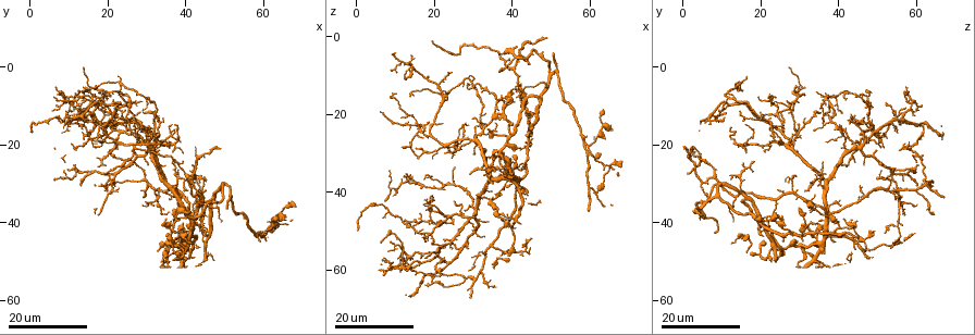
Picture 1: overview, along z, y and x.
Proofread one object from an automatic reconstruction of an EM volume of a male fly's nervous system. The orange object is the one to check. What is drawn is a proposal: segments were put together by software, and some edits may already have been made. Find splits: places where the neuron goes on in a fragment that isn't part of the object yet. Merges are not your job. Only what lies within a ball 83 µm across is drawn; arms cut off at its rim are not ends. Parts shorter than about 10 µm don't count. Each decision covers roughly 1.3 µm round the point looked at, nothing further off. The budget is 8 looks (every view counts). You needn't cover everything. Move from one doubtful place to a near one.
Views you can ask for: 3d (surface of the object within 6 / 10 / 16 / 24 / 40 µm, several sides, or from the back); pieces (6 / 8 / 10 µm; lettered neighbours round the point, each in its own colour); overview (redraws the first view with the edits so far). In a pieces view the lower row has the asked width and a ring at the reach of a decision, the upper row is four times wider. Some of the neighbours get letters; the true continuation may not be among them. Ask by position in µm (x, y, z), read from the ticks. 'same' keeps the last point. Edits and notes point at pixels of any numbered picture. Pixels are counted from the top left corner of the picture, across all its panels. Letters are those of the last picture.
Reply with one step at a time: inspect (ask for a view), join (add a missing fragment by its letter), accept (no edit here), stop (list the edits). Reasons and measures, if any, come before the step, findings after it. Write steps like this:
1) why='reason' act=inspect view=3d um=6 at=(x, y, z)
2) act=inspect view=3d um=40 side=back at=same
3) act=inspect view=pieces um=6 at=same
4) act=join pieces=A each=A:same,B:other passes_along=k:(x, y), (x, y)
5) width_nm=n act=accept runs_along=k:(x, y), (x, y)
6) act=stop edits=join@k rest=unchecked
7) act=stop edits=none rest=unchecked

why='an open end' act=inspect view=3d um=24 at=(29.0, 11.5, 35.0)

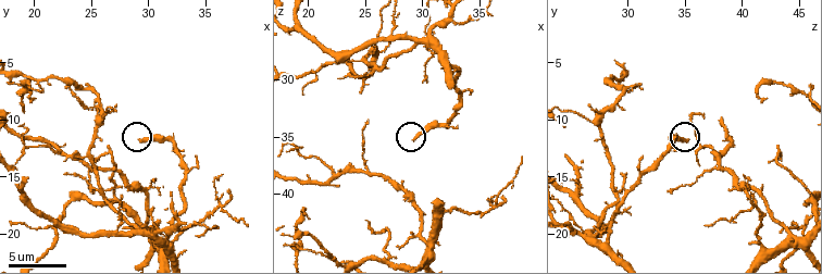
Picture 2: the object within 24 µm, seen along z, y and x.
act=inspect view=pieces um=10 at=(29.4, 12.0, 35.4)

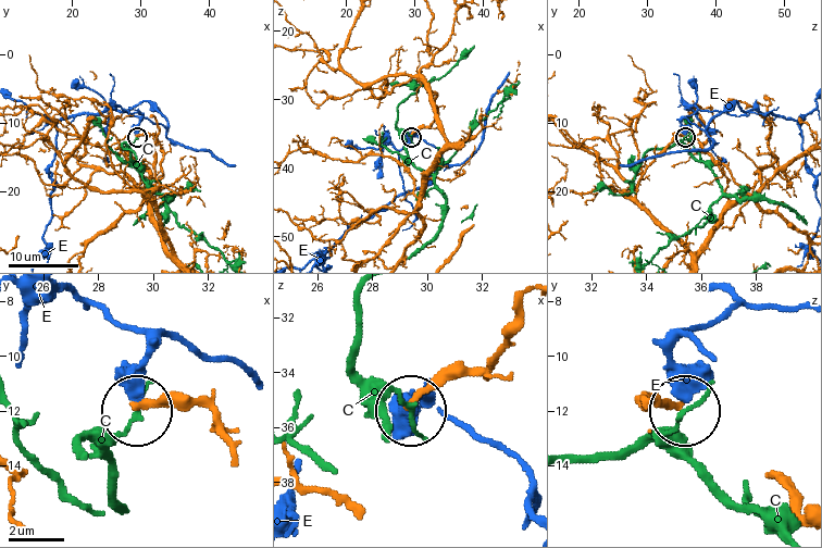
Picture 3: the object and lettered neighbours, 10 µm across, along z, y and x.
act=accept each=C:other,E:other runs_along=3:(658, 221), (637, 200), (636, 187), (673, 137), (683, 136) found='no lettered fragment goes on from it'

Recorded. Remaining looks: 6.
why='thin end' act=inspect view=3d um=24 at=(12.0, 21.5, 56.0)

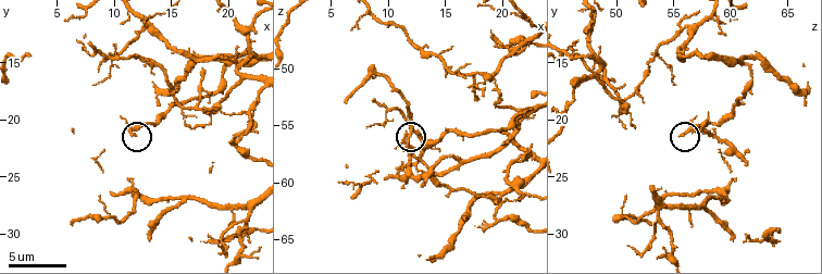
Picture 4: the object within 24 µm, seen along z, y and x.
why='what lies round it' act=inspect view=pieces um=10 at=(11.4, 21.2, 55.8)

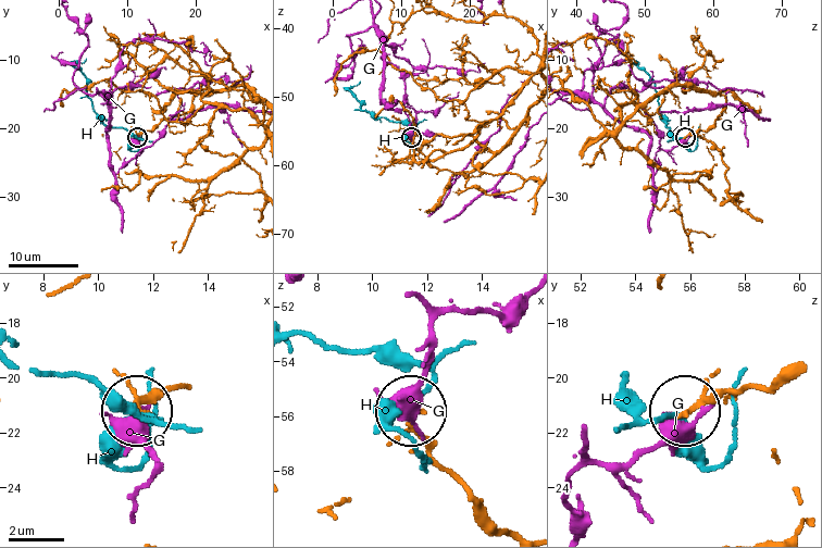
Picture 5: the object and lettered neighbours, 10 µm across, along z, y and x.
act=accept each=G:other,H:other runs_along=5:(772, 376), (717, 394), (684, 412) found='no lettered fragment goes on from it'

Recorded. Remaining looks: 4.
why='tapers out' act=inspect view=3d um=16 at=(32.5, 47.5, 35.5)

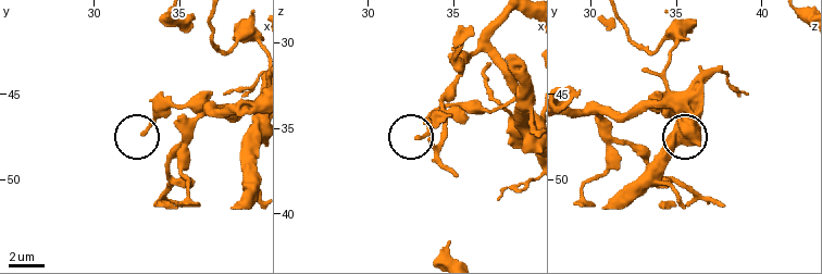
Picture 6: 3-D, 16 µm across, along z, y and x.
act=inspect view=pieces um=6 at=(32.8, 47.3, 35.5)

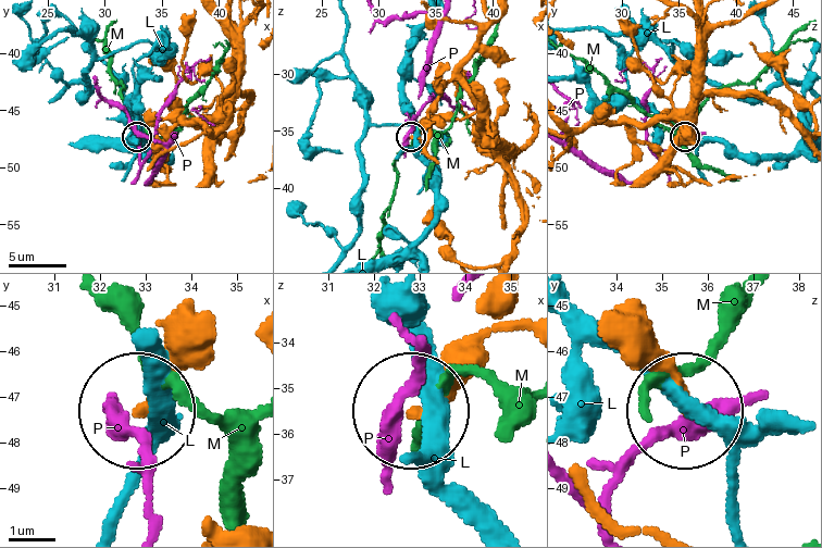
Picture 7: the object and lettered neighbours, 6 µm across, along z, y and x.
width_nm=170 act=accept each=L:other,M:other,P:other runs_along=7:(211, 344), (145, 409) found='no lettered fragment goes on from it'

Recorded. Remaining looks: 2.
act=inspect view=3d um=24 at=(45.0, 34.5, 7.0)

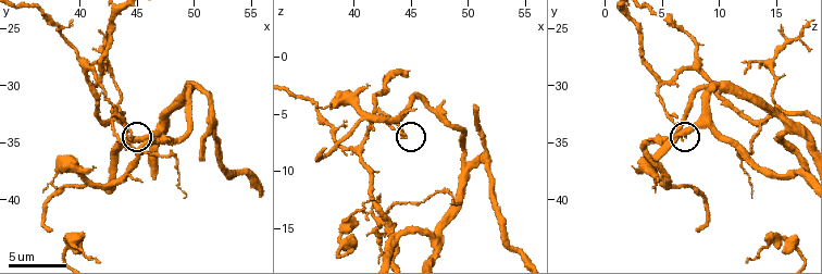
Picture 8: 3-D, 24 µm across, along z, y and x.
act=inspect view=pieces um=6 at=(44.6, 34.6, 6.8)

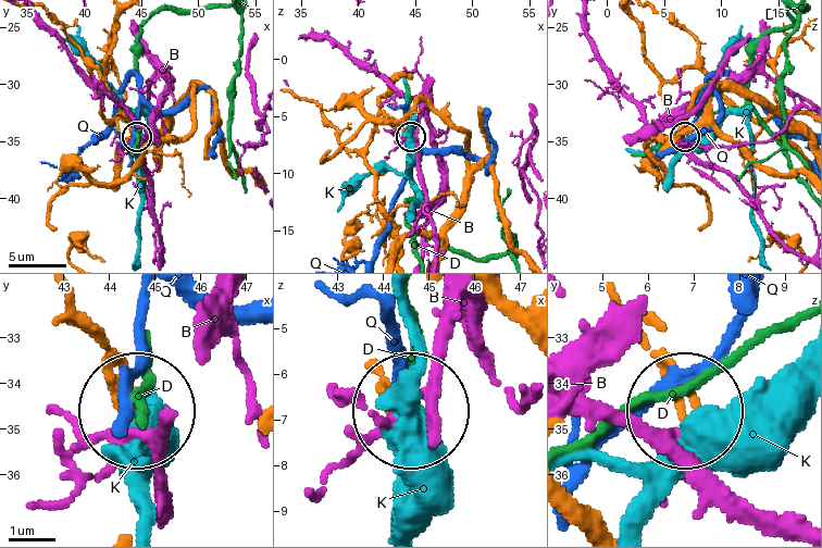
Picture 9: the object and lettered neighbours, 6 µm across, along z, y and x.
act=accept each=B:other,D:other,K:other,Q:other found='no lettered fragment goes on from it'

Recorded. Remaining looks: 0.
act=stop edits=none rest=unchecked

